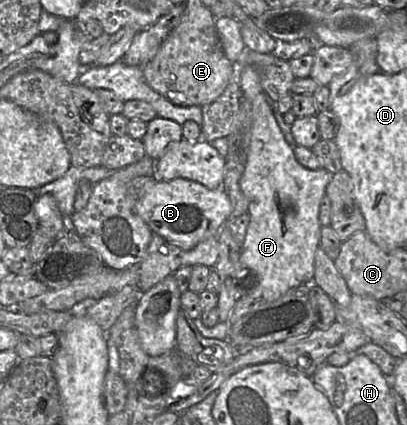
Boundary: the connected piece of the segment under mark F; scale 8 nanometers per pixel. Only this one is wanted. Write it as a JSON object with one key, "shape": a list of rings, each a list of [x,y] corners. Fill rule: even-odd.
{"shape":[[[245,66],[240,72],[240,88],[242,92],[242,97],[245,101],[250,103],[250,113],[251,113],[251,139],[249,145],[249,152],[245,170],[240,178],[240,188],[245,197],[248,200],[247,213],[250,216],[250,221],[247,227],[246,235],[243,244],[241,245],[240,263],[243,267],[246,267],[251,274],[254,287],[248,289],[249,295],[254,297],[260,297],[266,302],[272,302],[284,294],[286,294],[290,289],[298,287],[300,285],[310,285],[313,281],[314,271],[315,271],[315,252],[320,244],[320,231],[322,225],[319,222],[319,208],[323,197],[325,196],[325,190],[329,182],[331,181],[333,174],[324,168],[311,170],[302,166],[295,157],[294,149],[285,140],[285,137],[276,122],[274,109],[272,106],[272,101],[269,96],[265,93],[262,88],[261,80],[258,72],[252,66]]]}

